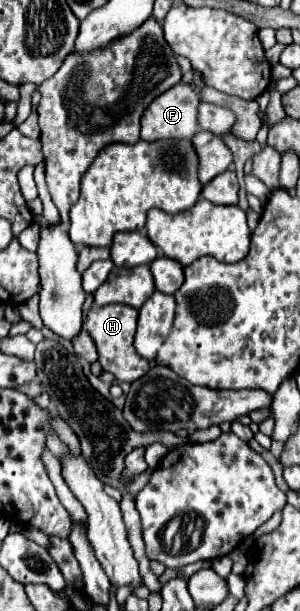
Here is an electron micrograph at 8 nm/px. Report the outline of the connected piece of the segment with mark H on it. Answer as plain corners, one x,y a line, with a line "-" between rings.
126,304
92,306
86,314
84,330
90,334
90,338
94,340
96,348
98,348
98,362
102,364
102,368
106,372
114,374
116,380
120,380
120,382
134,382
134,380
142,378
150,368
148,360
138,356
134,350
134,344
132,344
134,332
136,332
136,318
138,318
138,310
134,310

